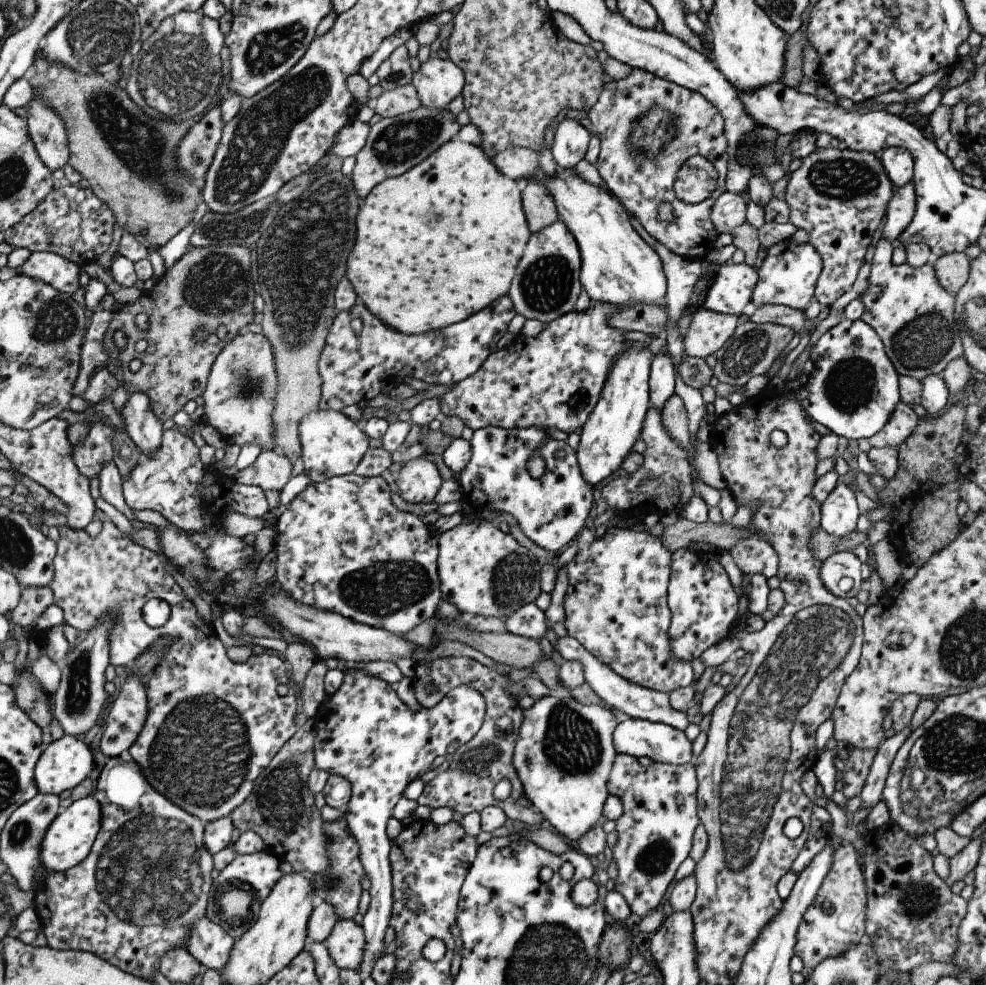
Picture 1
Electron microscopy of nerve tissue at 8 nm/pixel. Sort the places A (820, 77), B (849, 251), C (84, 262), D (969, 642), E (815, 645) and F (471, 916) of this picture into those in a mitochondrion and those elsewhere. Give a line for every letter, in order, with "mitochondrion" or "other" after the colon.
A: other
B: other
C: other
D: mitochondrion
E: mitochondrion
F: other

